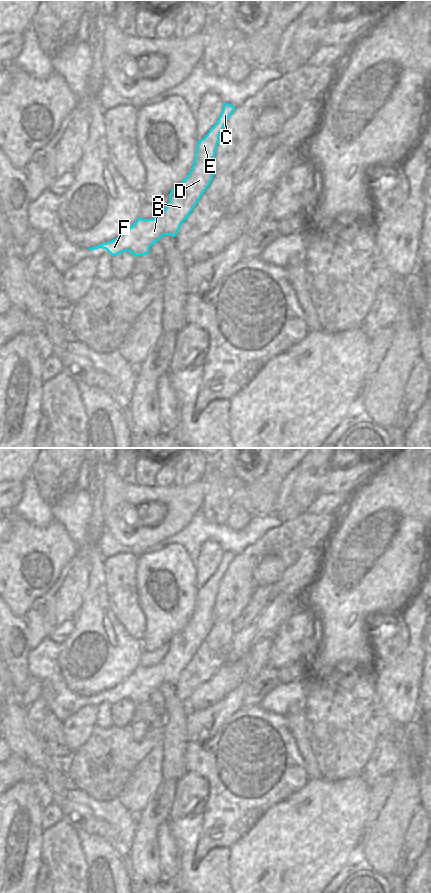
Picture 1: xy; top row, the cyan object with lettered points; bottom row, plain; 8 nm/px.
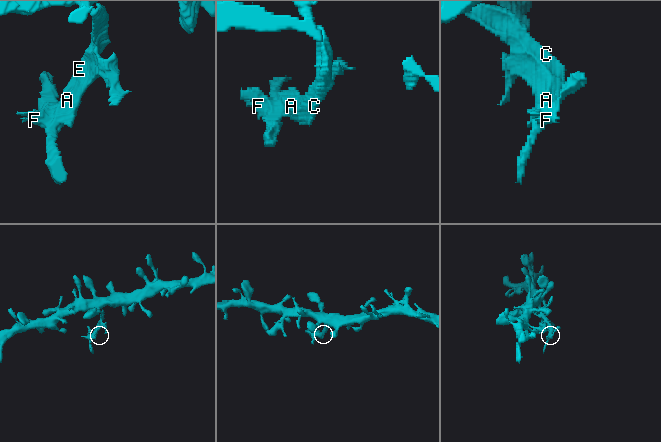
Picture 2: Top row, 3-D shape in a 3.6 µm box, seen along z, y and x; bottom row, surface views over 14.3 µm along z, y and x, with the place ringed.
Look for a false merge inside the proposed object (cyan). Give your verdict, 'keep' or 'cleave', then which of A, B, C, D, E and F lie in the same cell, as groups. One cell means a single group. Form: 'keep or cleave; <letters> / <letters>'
keep; A B C D E F

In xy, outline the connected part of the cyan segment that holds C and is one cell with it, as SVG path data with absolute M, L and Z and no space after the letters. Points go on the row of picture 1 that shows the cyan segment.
M223 103L223 110L217 122L200 141L197 141L195 160L189 174L171 190L169 202L160 215L152 219L142 219L139 217L124 233L112 241L102 243L96 247L90 247L89 250L106 249L112 256L128 251L138 257L148 254L149 248L164 235L175 237L181 224L187 219L213 178L213 158L219 142L219 136L234 110L234 106Z

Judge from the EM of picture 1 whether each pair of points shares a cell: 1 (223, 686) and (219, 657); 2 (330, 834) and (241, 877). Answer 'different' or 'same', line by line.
1: different
2: same

